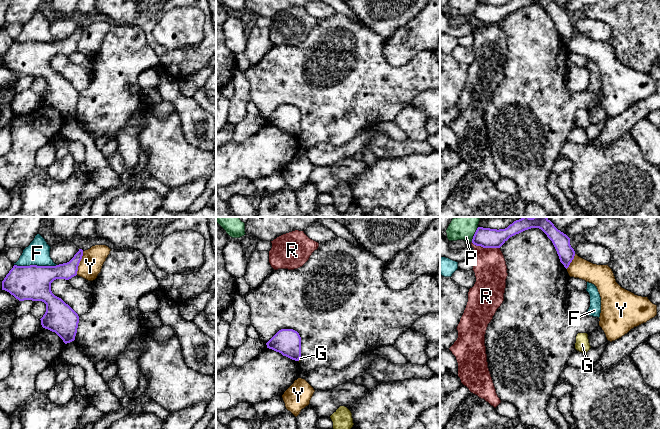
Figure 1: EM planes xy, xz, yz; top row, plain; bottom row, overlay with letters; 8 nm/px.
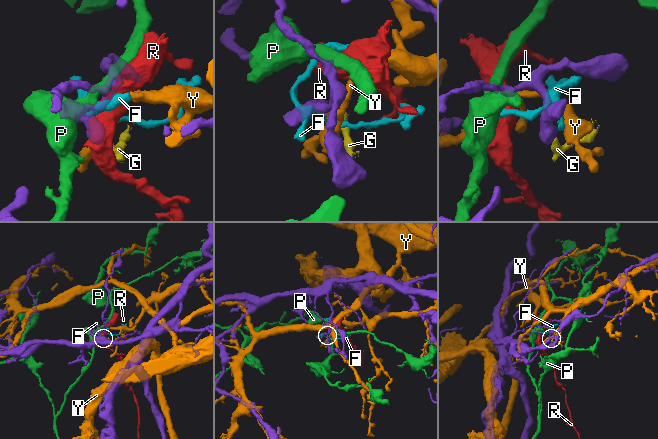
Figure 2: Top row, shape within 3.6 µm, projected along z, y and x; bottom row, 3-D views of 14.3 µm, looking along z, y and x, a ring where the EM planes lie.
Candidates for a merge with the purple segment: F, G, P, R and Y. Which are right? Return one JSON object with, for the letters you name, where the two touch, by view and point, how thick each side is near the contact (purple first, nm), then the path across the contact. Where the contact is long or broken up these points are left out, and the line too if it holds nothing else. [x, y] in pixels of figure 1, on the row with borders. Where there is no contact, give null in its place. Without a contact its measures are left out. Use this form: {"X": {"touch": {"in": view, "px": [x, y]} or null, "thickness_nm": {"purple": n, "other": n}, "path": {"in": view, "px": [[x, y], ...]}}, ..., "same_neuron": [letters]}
{"same_neuron": []}

